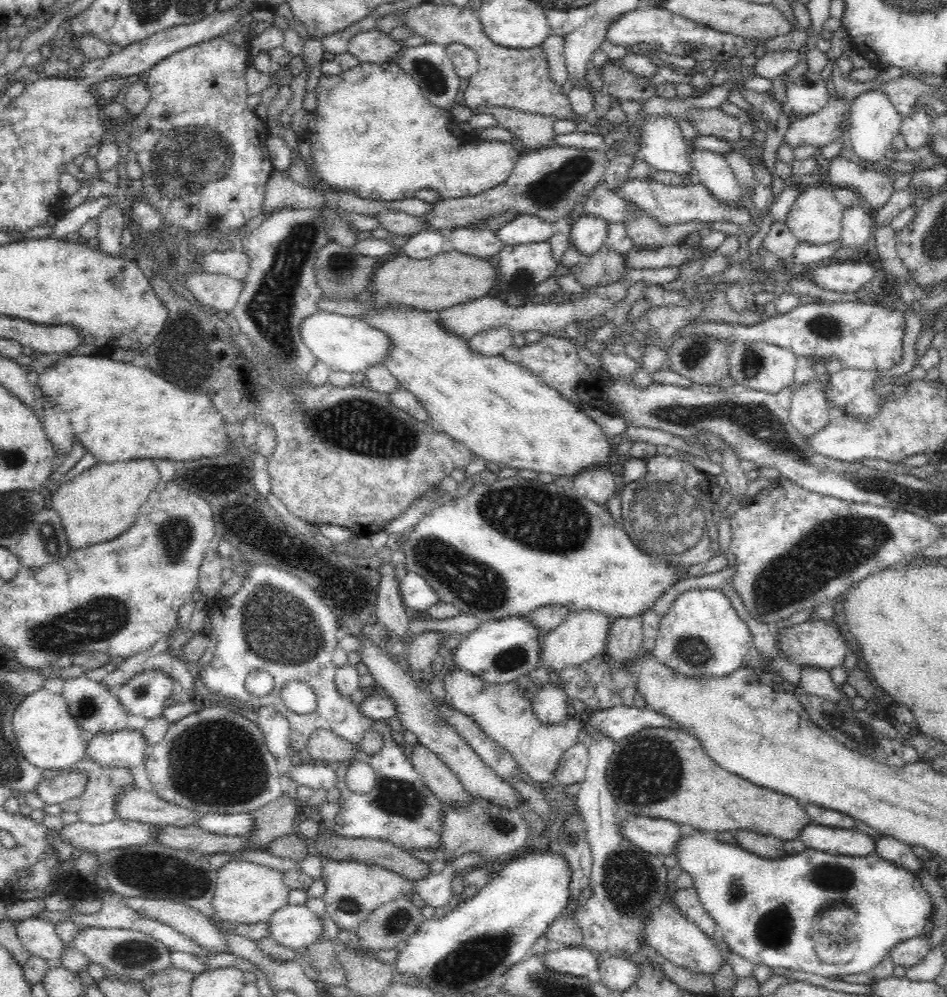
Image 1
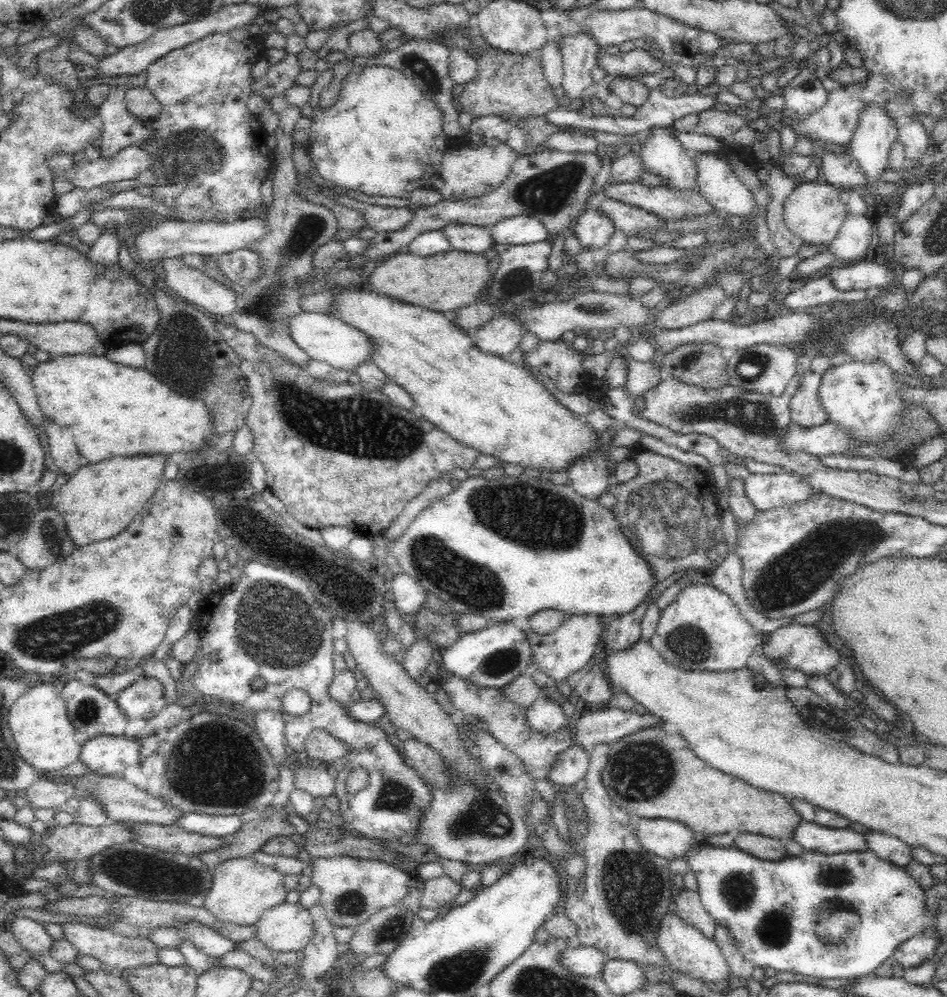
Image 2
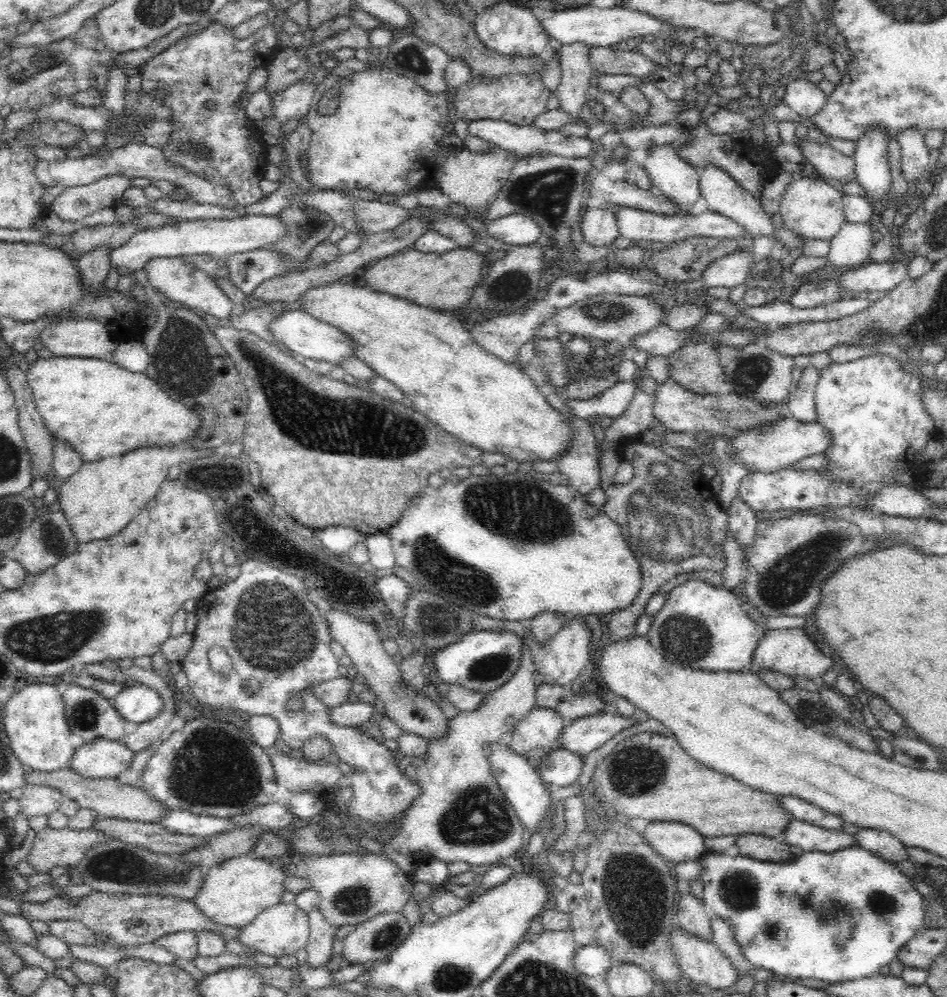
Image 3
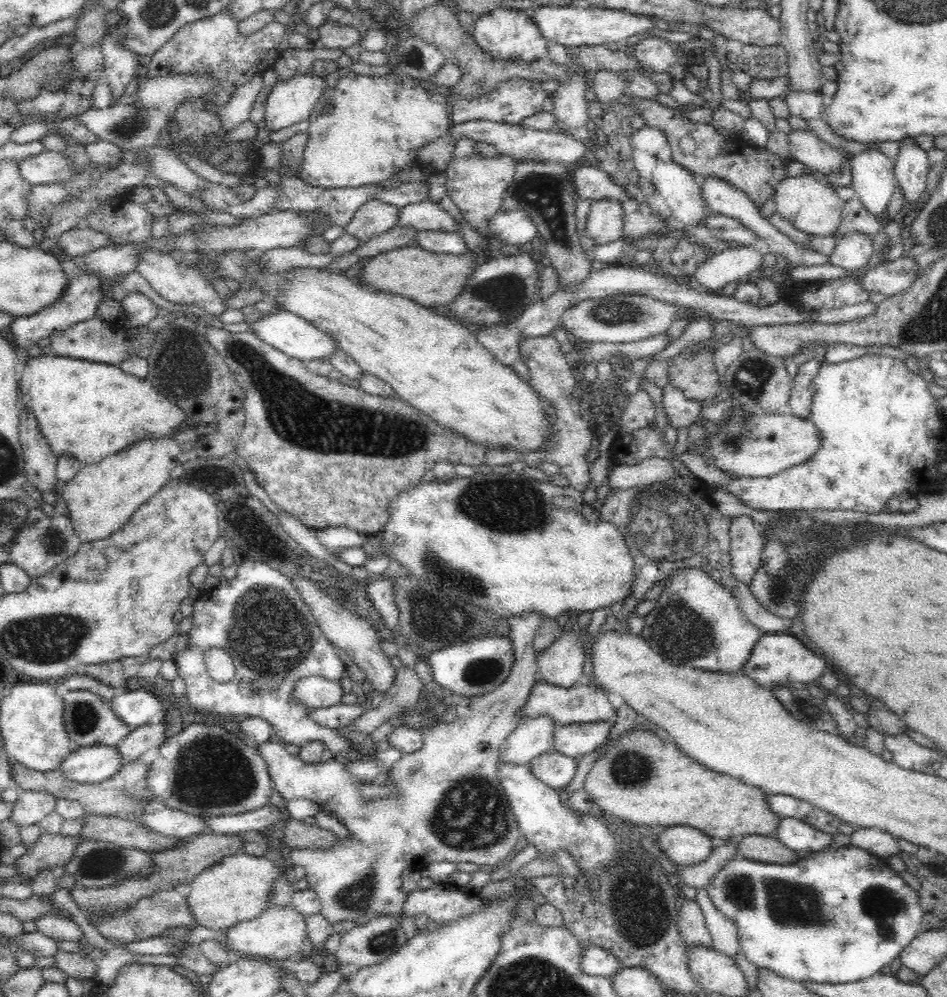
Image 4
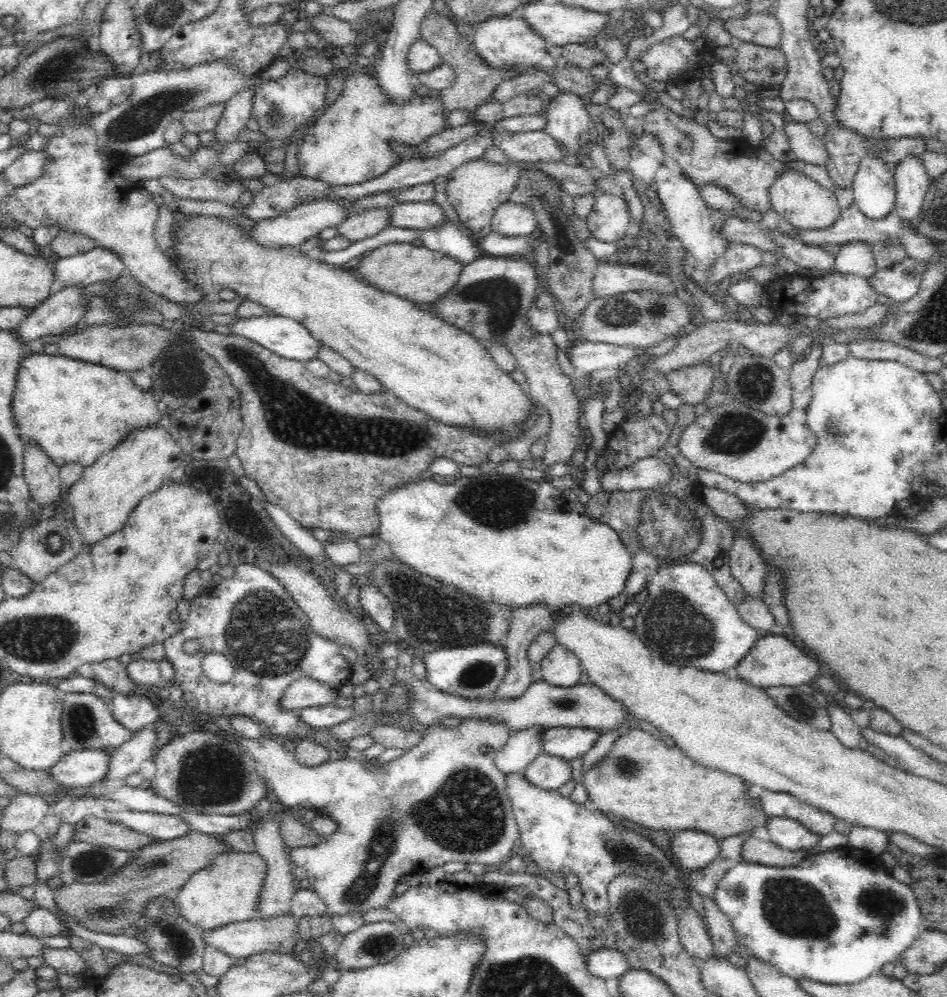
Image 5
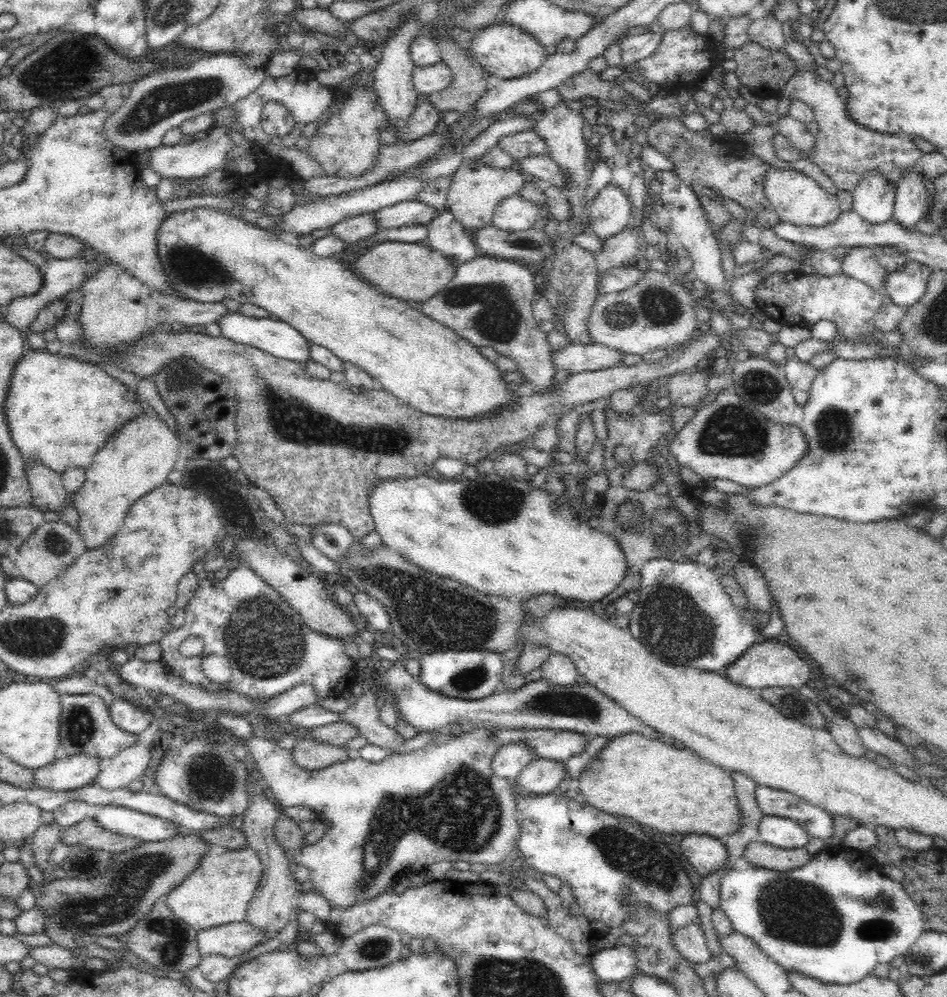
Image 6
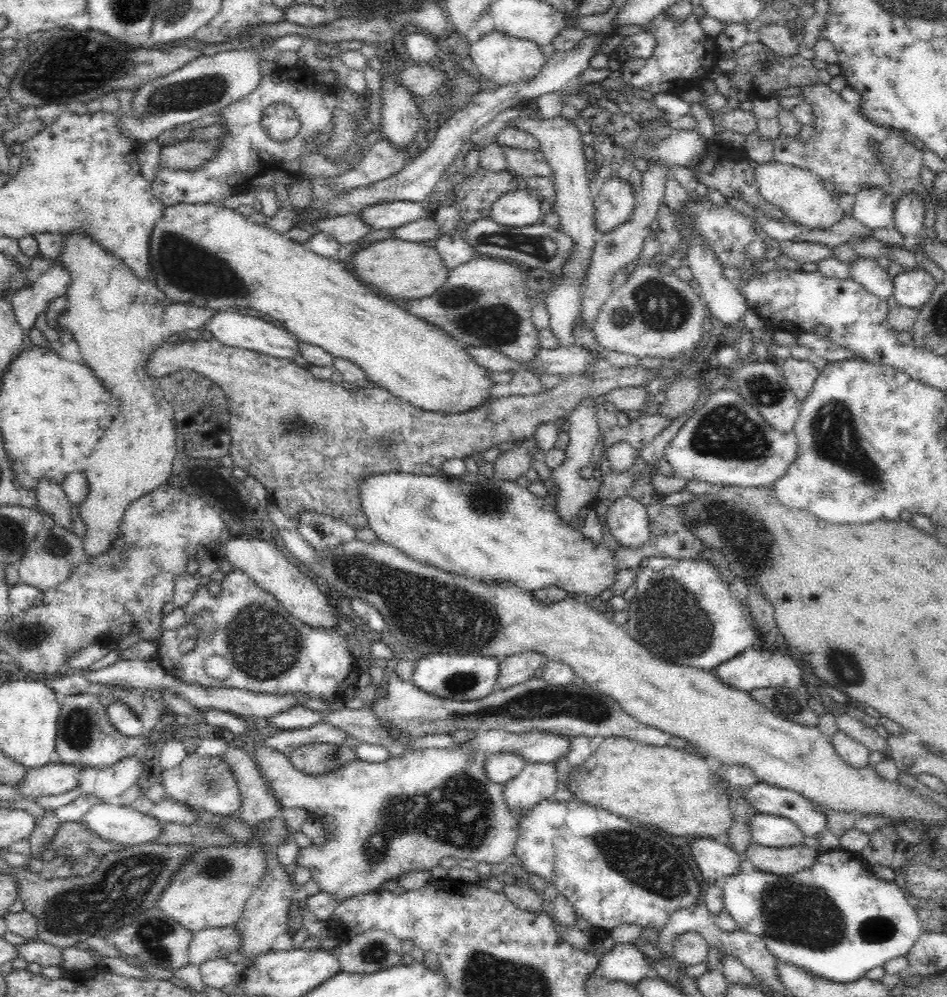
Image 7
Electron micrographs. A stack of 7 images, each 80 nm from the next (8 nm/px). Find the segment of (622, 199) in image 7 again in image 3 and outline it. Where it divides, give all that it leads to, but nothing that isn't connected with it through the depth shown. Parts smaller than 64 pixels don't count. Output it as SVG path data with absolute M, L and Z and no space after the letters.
M613 205L587 207L581 218L581 226L584 241L592 246L608 246L620 236Z

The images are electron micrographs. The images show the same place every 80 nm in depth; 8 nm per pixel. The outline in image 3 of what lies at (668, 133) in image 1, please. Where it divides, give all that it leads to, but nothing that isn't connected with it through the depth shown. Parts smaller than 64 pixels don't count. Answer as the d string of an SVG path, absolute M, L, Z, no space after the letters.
M665 144L650 149L645 171L662 196L678 207L678 214L692 215L690 212L701 196L699 176L703 170L700 166L680 159L676 148Z

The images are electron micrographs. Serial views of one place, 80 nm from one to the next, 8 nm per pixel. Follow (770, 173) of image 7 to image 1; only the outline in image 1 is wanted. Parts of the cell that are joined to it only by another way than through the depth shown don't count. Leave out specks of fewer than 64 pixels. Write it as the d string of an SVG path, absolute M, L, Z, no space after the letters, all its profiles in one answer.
M822 184L803 186L788 211L785 223L798 241L809 244L828 244L840 239L844 206L835 195L836 187L829 188Z

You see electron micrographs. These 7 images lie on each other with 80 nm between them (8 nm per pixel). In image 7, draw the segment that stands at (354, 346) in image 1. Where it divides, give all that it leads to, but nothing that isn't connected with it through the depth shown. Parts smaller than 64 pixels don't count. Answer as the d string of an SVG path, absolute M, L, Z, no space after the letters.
M214 312L212 318L208 318L208 322L204 322L203 326L204 329L210 331L212 339L216 339L226 346L253 350L281 359L298 356L299 340L286 329L265 322L263 318L242 316L236 312Z

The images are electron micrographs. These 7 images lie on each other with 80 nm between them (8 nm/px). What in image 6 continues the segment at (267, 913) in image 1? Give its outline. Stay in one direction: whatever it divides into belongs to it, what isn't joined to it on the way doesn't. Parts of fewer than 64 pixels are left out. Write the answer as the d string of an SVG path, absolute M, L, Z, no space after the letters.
M248 846L238 850L228 848L221 854L206 853L198 868L186 874L186 878L166 894L166 905L174 916L198 931L242 922L262 875L261 858L256 850Z

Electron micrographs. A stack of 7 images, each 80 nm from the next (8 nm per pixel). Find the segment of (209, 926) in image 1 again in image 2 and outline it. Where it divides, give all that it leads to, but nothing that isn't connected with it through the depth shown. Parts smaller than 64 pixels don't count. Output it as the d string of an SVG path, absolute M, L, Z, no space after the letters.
M198 922L184 924L180 928L180 934L188 937L188 941L196 945L198 951L204 952L204 954L213 957L215 960L225 959L228 953L238 948L236 942L228 940L212 928L203 926Z

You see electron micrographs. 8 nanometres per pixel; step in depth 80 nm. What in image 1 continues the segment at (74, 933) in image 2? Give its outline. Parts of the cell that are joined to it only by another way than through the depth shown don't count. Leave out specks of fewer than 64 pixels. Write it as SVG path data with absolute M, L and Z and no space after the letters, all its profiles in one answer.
M84 927L72 938L71 946L90 961L99 964L110 976L128 981L142 981L148 972L156 973L172 966L170 950L150 936L124 928Z

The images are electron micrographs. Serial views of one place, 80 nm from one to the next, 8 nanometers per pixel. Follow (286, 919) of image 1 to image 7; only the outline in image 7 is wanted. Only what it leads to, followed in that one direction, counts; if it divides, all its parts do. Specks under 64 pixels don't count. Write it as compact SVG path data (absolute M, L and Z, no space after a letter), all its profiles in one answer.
M233 927L206 928L193 933L187 956L188 965L200 966L207 960L223 958L239 950L241 938Z

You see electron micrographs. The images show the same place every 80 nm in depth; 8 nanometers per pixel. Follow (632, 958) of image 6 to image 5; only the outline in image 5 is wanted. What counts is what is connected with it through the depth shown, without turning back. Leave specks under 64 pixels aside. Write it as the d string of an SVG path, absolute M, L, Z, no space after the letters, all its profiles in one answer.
M600 948L586 956L586 965L590 975L606 981L611 978L622 978L630 972L628 959L622 951L616 948Z

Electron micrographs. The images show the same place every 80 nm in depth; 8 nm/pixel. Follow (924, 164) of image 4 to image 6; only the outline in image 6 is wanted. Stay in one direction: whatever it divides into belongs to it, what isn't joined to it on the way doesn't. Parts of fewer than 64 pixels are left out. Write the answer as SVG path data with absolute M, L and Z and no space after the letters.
M916 166L904 171L895 188L893 219L902 227L912 230L924 216L928 206L928 191L924 187L922 173Z

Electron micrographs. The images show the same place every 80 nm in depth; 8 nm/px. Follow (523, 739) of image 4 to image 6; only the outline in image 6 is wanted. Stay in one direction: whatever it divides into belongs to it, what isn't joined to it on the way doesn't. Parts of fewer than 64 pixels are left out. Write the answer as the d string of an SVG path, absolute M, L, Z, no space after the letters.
M524 743L505 744L491 760L492 773L498 778L513 782L523 768L534 760L534 753Z

